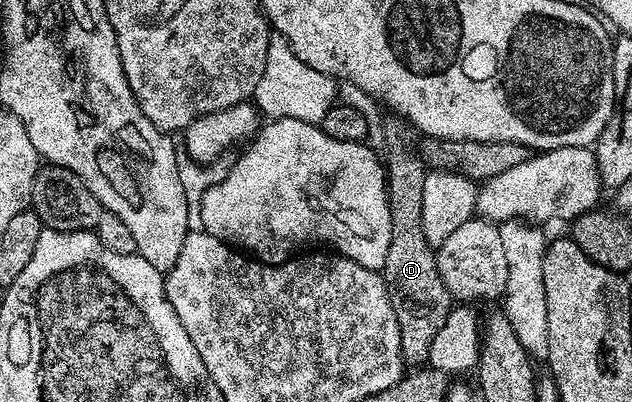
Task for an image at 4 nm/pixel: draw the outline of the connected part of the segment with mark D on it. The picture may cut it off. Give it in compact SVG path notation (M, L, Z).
M390 116L386 122L386 154L384 153L384 165L386 167L386 195L388 196L388 204L390 205L390 219L392 220L392 240L388 244L388 256L384 260L384 268L380 271L384 284L388 288L388 300L392 300L392 312L396 312L396 324L400 324L400 346L402 348L402 357L407 363L418 362L414 364L422 364L427 361L432 352L432 340L436 340L436 332L440 332L440 328L444 328L444 320L448 320L452 309L452 299L448 288L444 284L444 280L438 271L438 256L435 247L428 244L428 240L424 238L424 220L420 217L420 208L424 201L424 180L428 173L428 167L417 153L410 151L410 146L406 143L406 137L412 134L411 127L407 125L403 119L397 116Z

